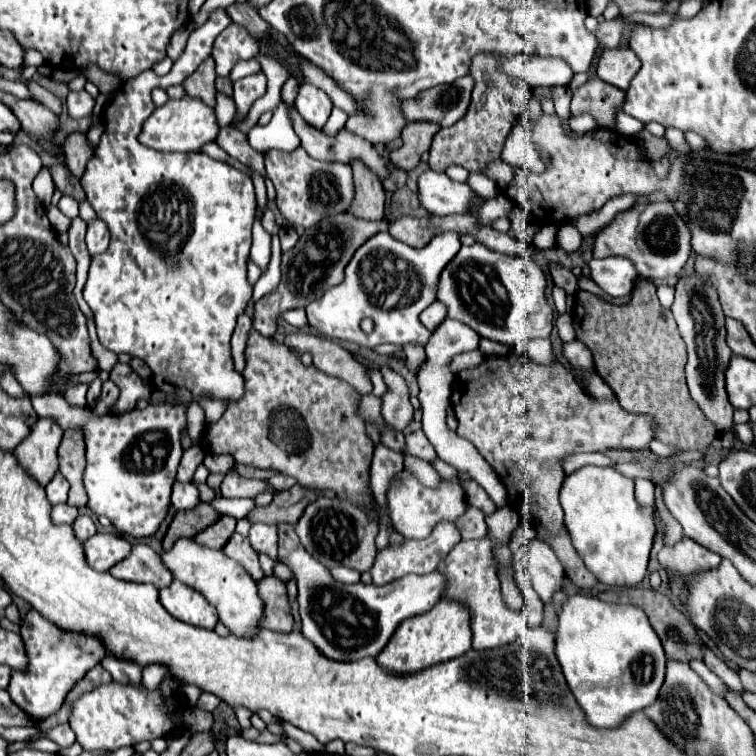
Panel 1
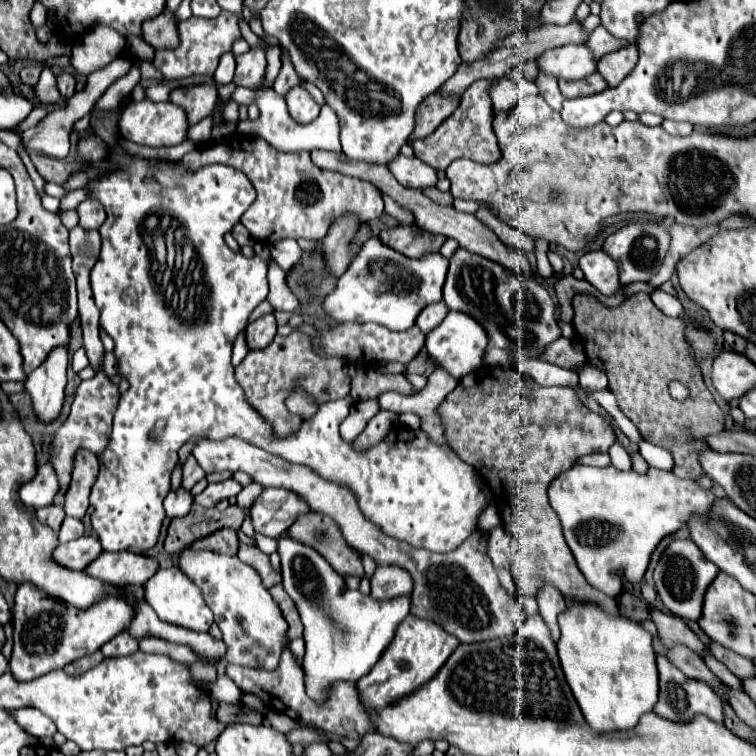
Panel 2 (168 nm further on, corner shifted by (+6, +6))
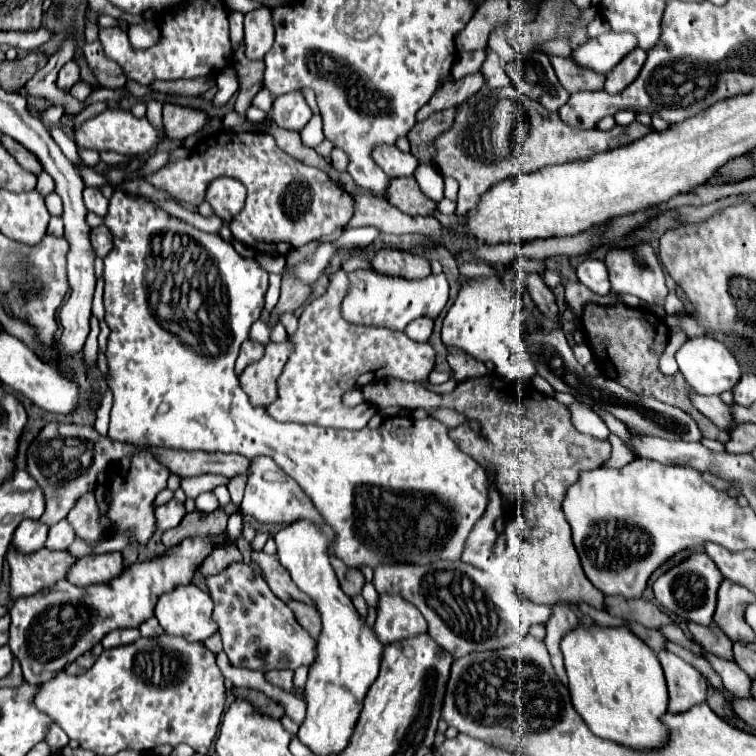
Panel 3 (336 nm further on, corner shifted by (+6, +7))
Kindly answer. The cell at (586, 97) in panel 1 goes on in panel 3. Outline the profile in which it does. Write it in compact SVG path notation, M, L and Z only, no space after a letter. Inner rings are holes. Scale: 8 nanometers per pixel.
M550 54L550 62L556 70L560 84L570 94L580 92L580 90L604 90L606 74L584 68L584 66L576 64L572 58L562 58L562 56L554 56L554 54Z

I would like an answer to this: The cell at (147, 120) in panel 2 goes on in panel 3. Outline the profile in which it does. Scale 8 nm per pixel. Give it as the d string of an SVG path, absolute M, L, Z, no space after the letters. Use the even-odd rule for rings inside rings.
M106 110L80 126L74 128L74 142L82 150L96 150L96 152L118 152L128 156L144 156L152 152L158 144L158 138L162 134L156 132L146 118L134 118L130 112L124 110Z

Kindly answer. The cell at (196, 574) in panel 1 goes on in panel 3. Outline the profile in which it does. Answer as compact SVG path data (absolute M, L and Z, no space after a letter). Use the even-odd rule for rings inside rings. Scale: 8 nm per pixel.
M232 564L232 568L224 570L222 574L206 578L206 584L216 606L214 618L220 626L224 652L234 666L262 672L276 668L296 670L300 666L312 666L316 658L316 640L300 628L286 602L278 600L266 580L248 564Z

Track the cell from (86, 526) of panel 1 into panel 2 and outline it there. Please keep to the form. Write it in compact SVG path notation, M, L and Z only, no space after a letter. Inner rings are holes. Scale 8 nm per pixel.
M66 517L60 531L58 531L58 537L60 537L60 543L66 543L66 541L72 541L72 539L78 539L84 535L84 525L80 519L76 517Z

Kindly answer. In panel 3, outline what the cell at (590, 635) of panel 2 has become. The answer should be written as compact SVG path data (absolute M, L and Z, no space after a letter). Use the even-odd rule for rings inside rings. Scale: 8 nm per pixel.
M578 626L562 640L564 666L574 710L598 738L612 740L630 750L652 752L668 742L662 716L668 710L668 690L656 654L626 626Z

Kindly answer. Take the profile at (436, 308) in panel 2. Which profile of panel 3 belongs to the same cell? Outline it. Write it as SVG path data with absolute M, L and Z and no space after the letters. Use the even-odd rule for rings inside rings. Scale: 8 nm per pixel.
M418 318L414 322L410 322L404 330L406 336L410 336L412 340L416 342L428 342L430 334L432 334L432 328L434 328L434 322L432 320L426 320L426 318Z

